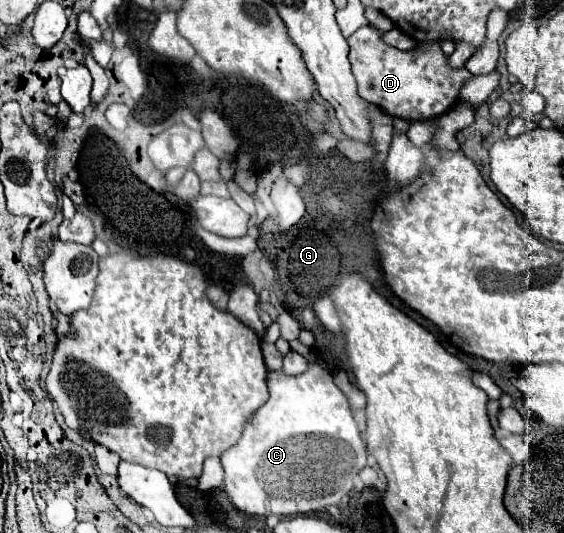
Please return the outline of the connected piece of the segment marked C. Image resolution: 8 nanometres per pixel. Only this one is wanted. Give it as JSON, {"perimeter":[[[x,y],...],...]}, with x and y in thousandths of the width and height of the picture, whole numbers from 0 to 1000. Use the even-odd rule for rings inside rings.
{"perimeter":[[[551,681],[548,692],[527,707],[477,696],[473,722],[473,756],[441,782],[427,824],[392,854],[402,929],[424,959],[445,966],[530,966],[598,947],[626,917],[626,891],[651,872],[651,839],[626,786],[615,745],[590,719],[590,704],[562,681]]]}

